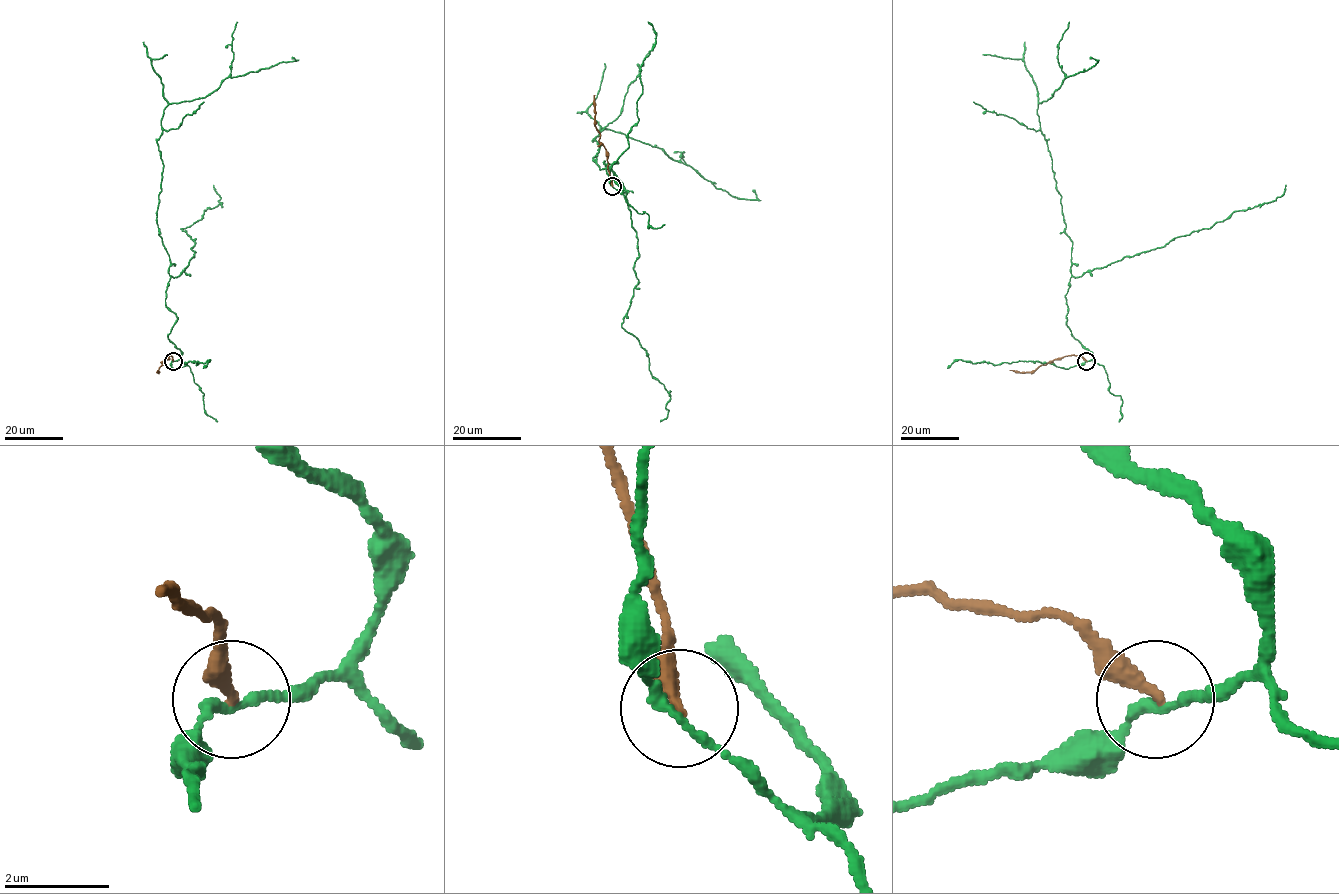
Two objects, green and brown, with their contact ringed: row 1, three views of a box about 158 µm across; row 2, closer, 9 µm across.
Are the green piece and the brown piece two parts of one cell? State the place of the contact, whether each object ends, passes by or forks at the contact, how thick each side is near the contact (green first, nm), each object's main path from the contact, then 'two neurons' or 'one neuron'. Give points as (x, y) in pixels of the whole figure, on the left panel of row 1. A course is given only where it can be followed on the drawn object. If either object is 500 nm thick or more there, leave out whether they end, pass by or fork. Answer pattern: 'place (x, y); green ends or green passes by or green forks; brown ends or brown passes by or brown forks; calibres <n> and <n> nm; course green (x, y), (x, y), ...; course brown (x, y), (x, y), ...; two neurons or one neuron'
place (173, 361); green passes by; brown ends; calibres 180 and 300 nm; course green (173, 361), (181, 351), (168, 337), (177, 318), (165, 304), (170, 260), (157, 220), (163, 110), (291, 57); course brown (173, 361), (169, 355), (158, 370); two neurons

